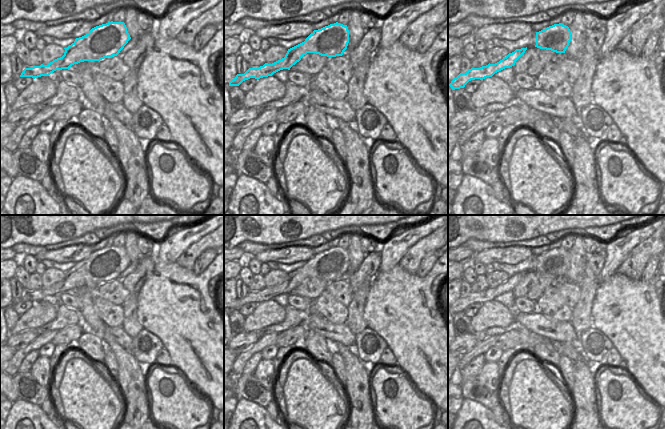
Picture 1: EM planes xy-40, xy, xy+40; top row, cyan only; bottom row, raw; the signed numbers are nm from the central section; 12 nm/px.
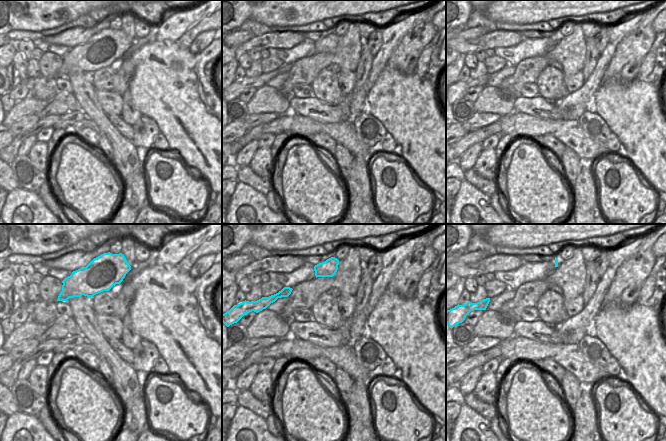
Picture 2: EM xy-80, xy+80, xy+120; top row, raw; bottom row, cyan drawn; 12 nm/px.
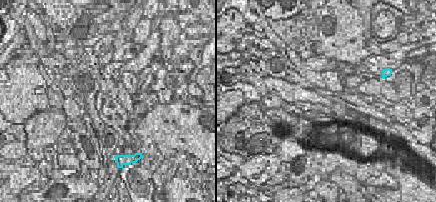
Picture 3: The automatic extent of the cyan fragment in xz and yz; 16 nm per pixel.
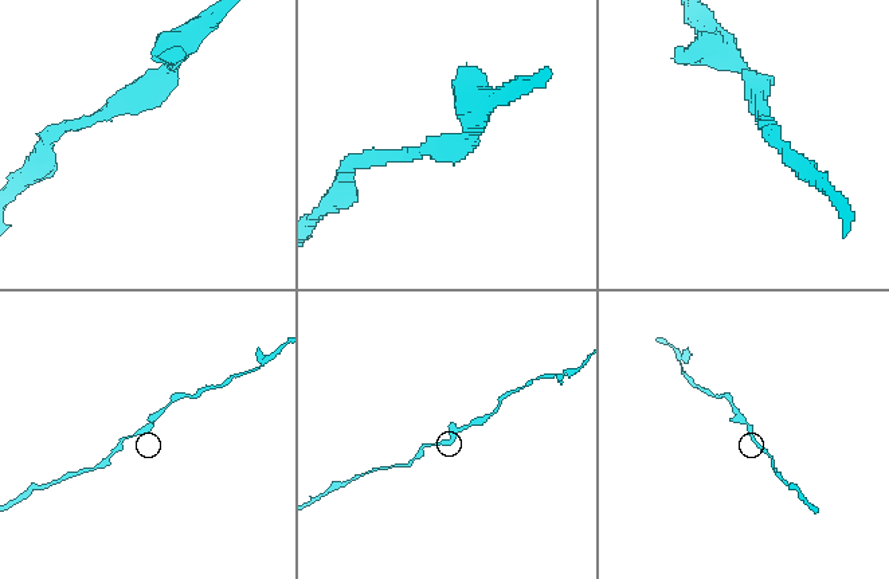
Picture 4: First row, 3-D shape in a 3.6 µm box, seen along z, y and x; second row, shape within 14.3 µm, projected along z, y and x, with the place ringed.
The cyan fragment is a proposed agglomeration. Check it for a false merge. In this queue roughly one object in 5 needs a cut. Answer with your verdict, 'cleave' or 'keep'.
keep

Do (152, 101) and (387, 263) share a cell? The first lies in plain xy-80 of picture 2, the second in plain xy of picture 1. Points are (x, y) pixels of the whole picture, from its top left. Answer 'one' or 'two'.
two

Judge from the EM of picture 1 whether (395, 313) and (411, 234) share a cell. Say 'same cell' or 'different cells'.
different cells

